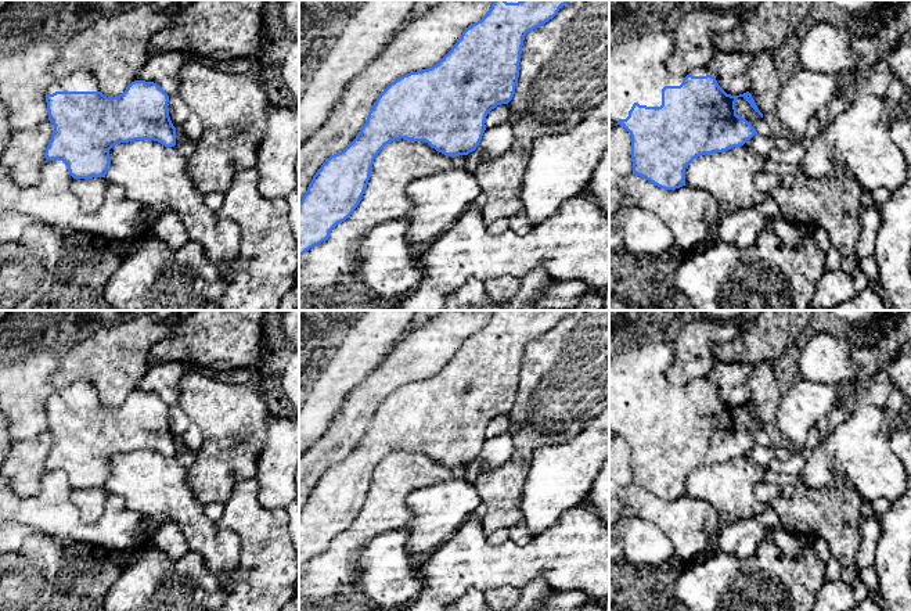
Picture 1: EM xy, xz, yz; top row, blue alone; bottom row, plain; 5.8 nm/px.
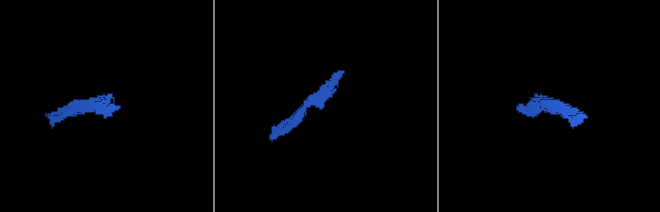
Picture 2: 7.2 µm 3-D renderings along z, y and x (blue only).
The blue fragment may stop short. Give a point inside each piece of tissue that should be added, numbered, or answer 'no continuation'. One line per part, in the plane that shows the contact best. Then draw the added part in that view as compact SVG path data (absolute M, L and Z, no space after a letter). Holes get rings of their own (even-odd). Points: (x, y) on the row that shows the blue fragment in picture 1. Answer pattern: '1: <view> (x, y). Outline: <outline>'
1: yz (637, 67). Outline: M669 29L629 37L609 50L609 119L615 125L629 116L634 103L660 107L665 86L680 86L687 75L710 75L706 68L687 75L671 73L666 61L673 47L674 32Z

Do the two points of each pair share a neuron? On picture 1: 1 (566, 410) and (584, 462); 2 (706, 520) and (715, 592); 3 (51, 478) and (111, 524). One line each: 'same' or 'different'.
1: different
2: different
3: same

